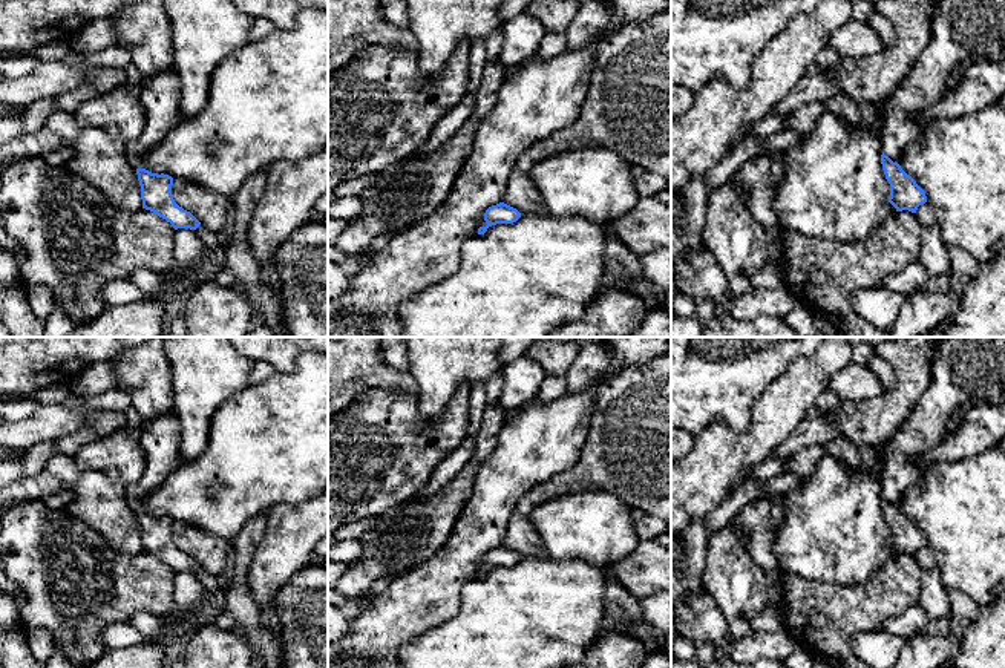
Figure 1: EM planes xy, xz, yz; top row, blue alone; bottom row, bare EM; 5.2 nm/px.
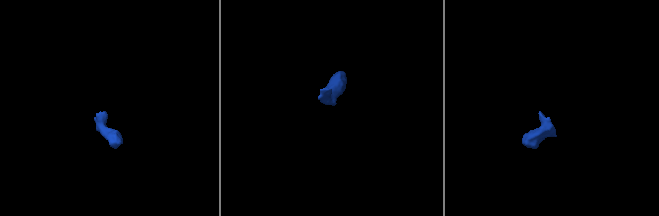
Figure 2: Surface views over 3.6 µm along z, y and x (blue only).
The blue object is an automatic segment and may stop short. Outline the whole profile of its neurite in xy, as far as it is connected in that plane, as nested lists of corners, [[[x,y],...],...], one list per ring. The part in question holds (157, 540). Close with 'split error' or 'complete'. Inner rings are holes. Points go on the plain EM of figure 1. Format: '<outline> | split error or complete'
[[[169,412],[142,421],[139,441],[146,452],[146,467],[141,480],[129,490],[127,503],[136,512],[142,552],[170,565],[175,573],[196,573],[201,565],[173,542],[173,521],[146,513],[141,503],[141,496],[162,484],[181,463],[179,423],[175,414]]] | split error

